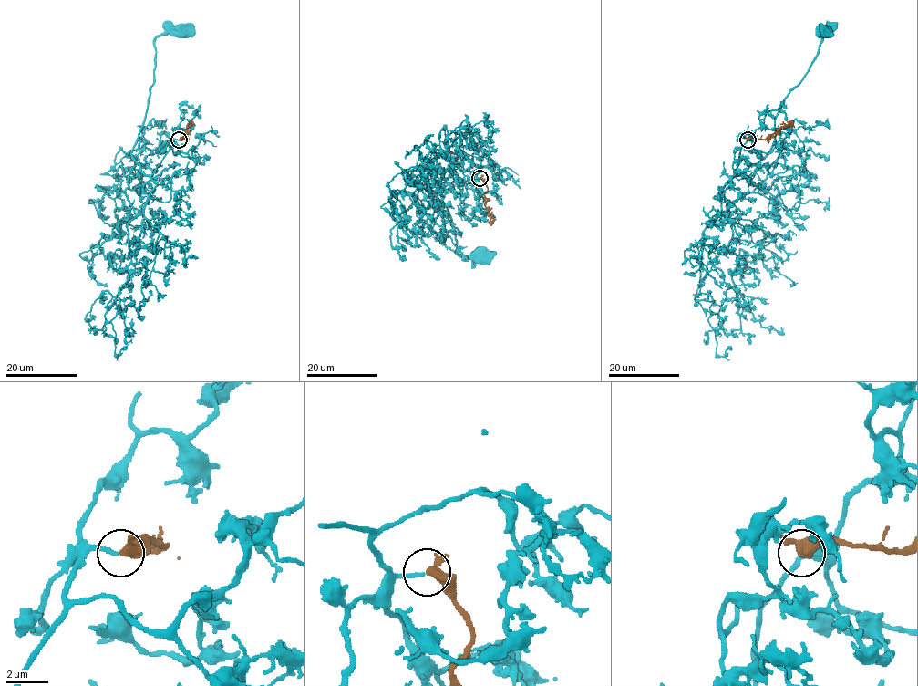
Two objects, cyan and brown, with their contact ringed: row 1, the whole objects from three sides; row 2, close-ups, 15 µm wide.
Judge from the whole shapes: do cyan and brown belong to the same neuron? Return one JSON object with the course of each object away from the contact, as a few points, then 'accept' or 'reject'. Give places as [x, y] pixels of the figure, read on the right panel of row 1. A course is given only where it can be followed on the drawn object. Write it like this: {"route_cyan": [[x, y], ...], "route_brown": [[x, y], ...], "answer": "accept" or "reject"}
{"route_cyan": [[747, 140], [734, 174], [740, 174], [768, 151], [774, 141], [777, 113], [783, 98], [802, 80], [824, 30]], "route_brown": [[747, 140], [752, 137], [768, 139], [791, 119]], "answer": "accept"}

